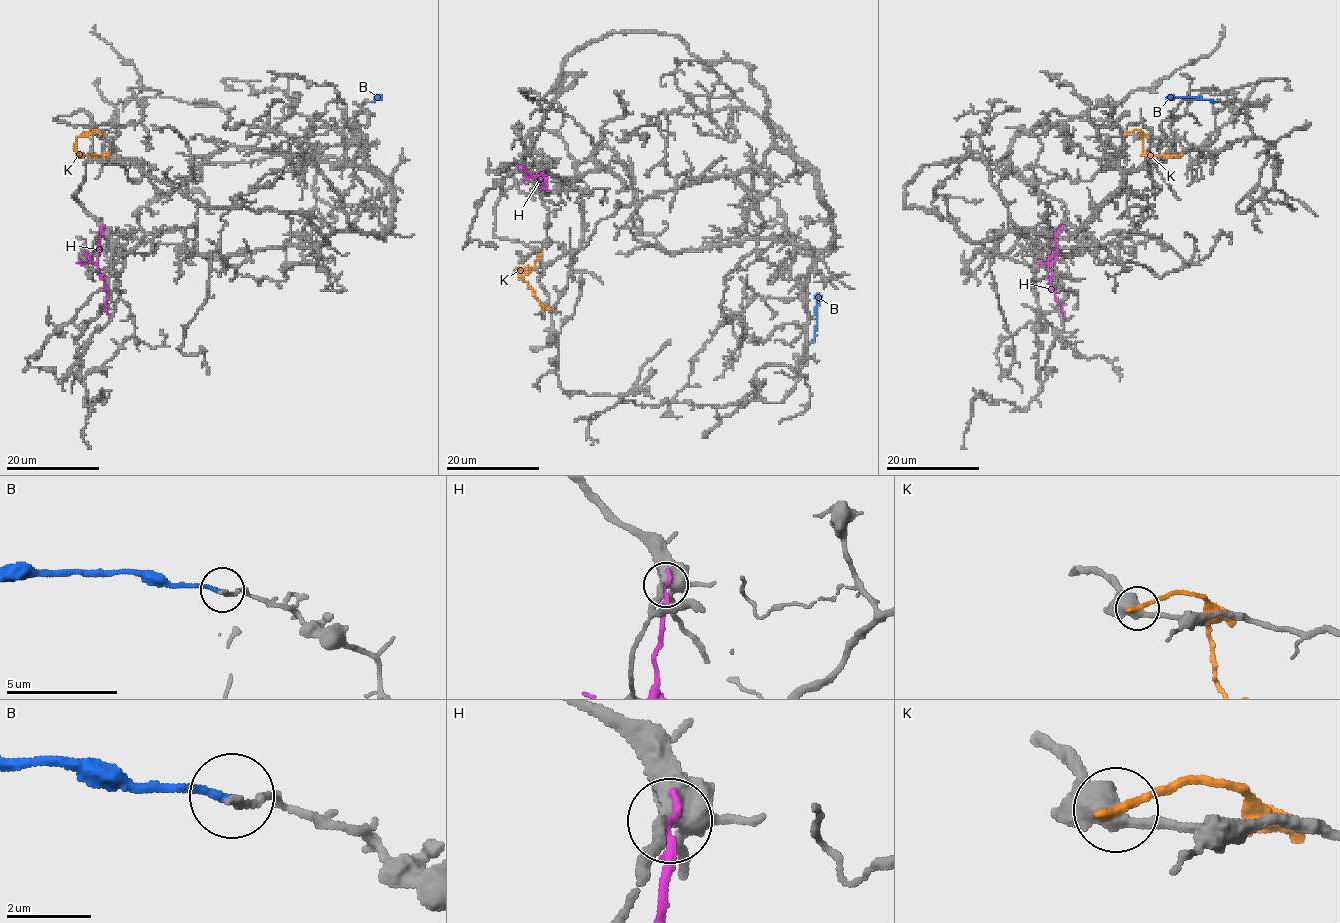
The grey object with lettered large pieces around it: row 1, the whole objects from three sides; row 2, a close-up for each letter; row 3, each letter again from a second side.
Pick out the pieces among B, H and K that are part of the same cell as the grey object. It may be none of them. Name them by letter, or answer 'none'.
none

